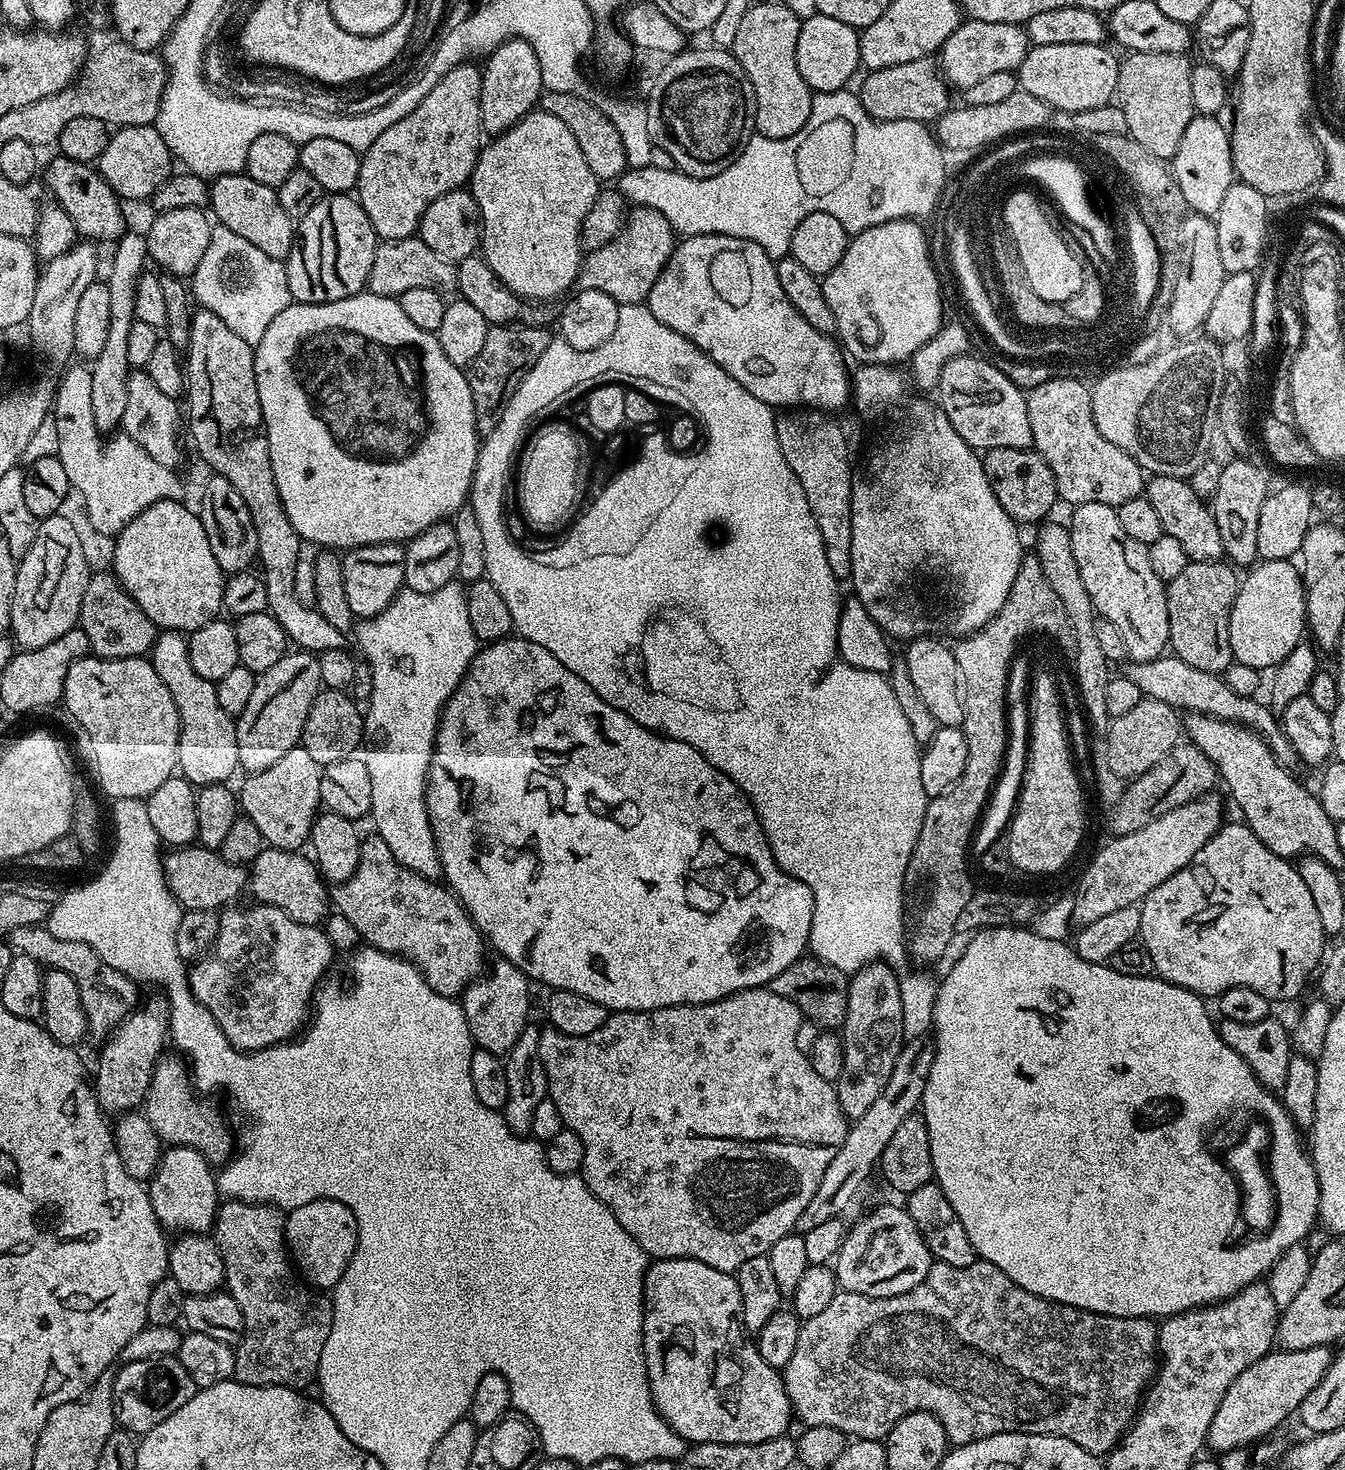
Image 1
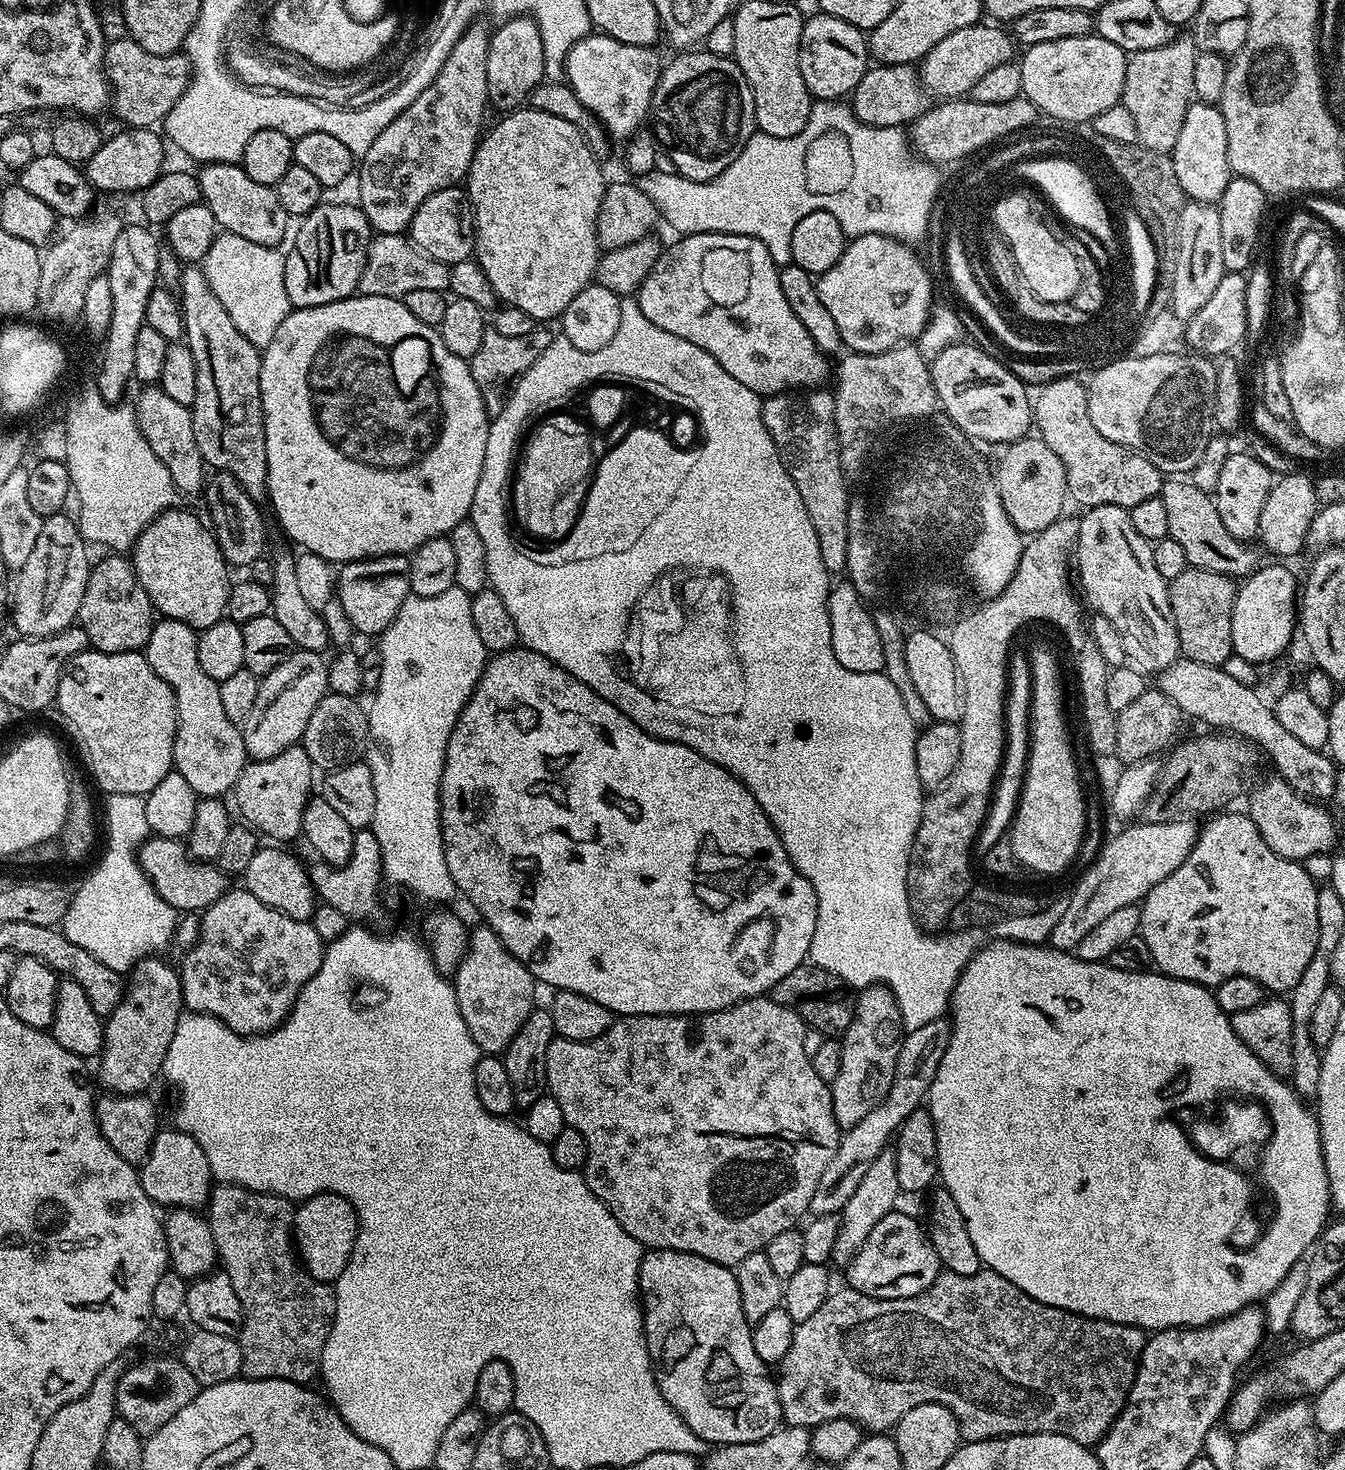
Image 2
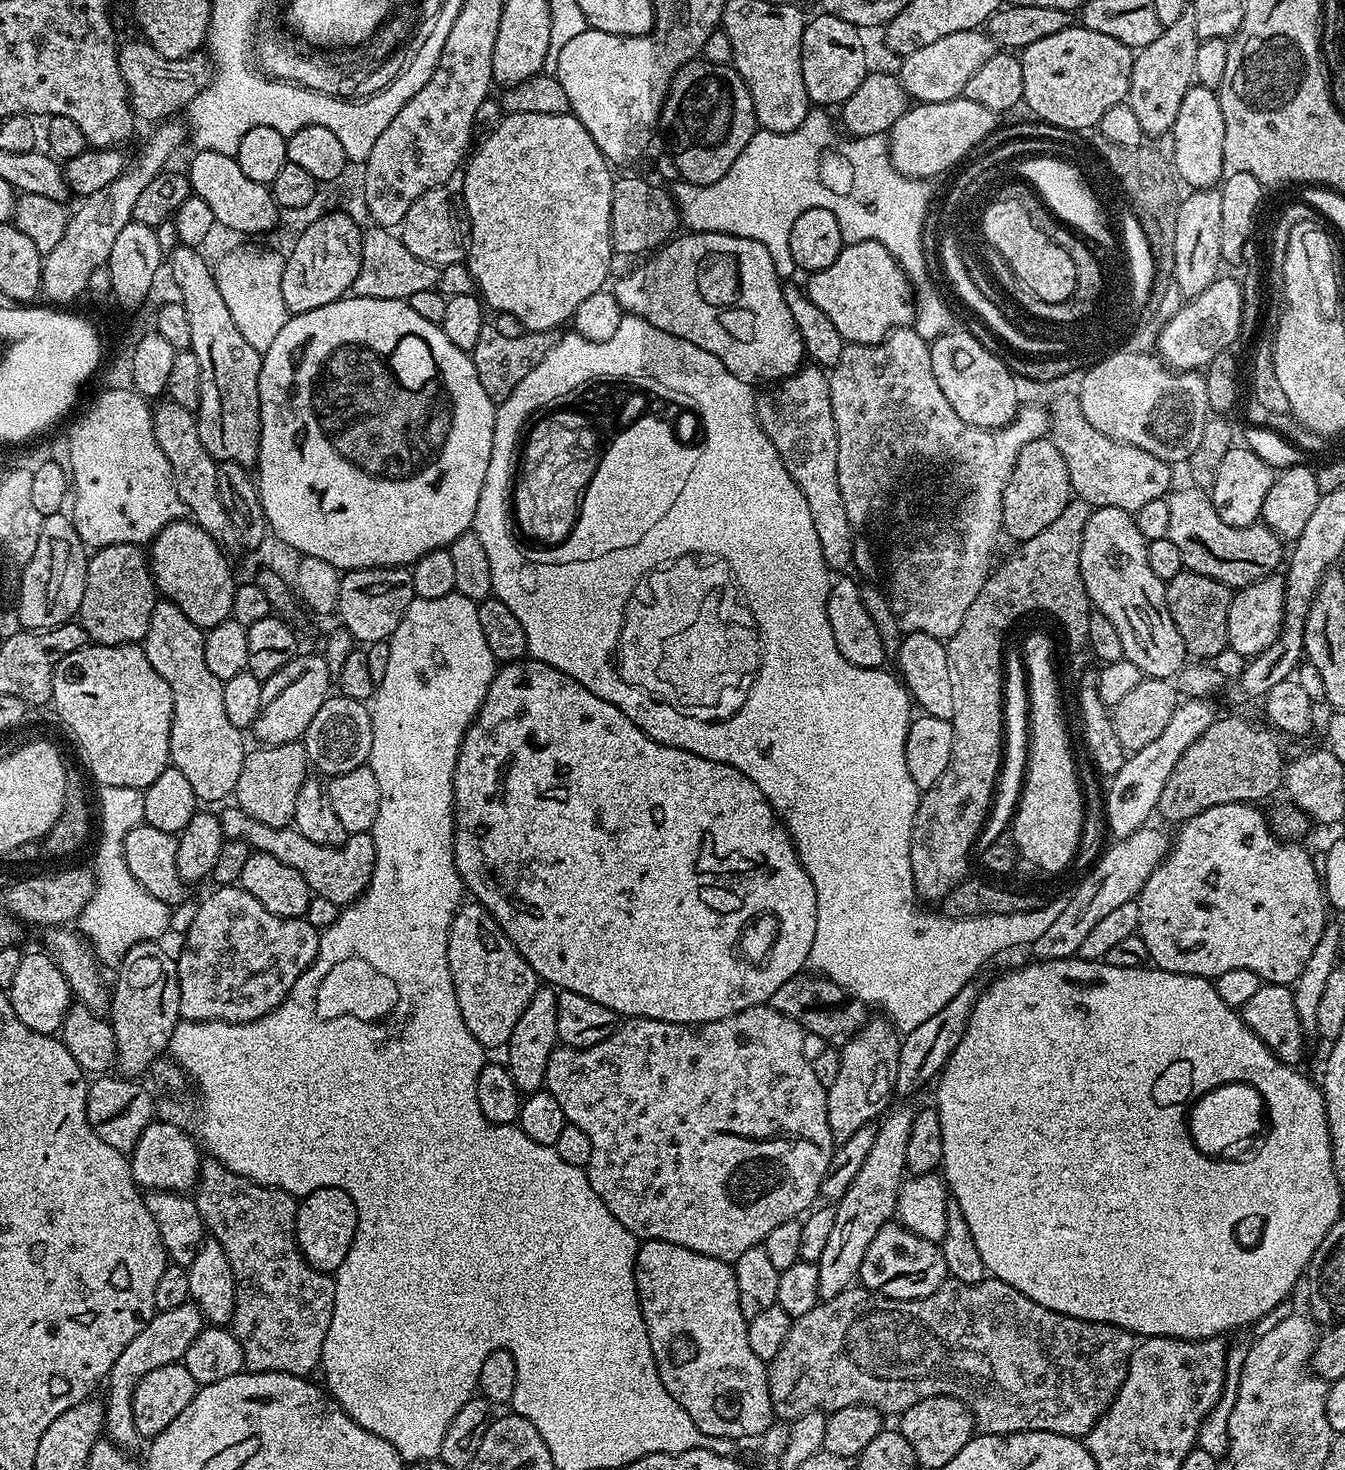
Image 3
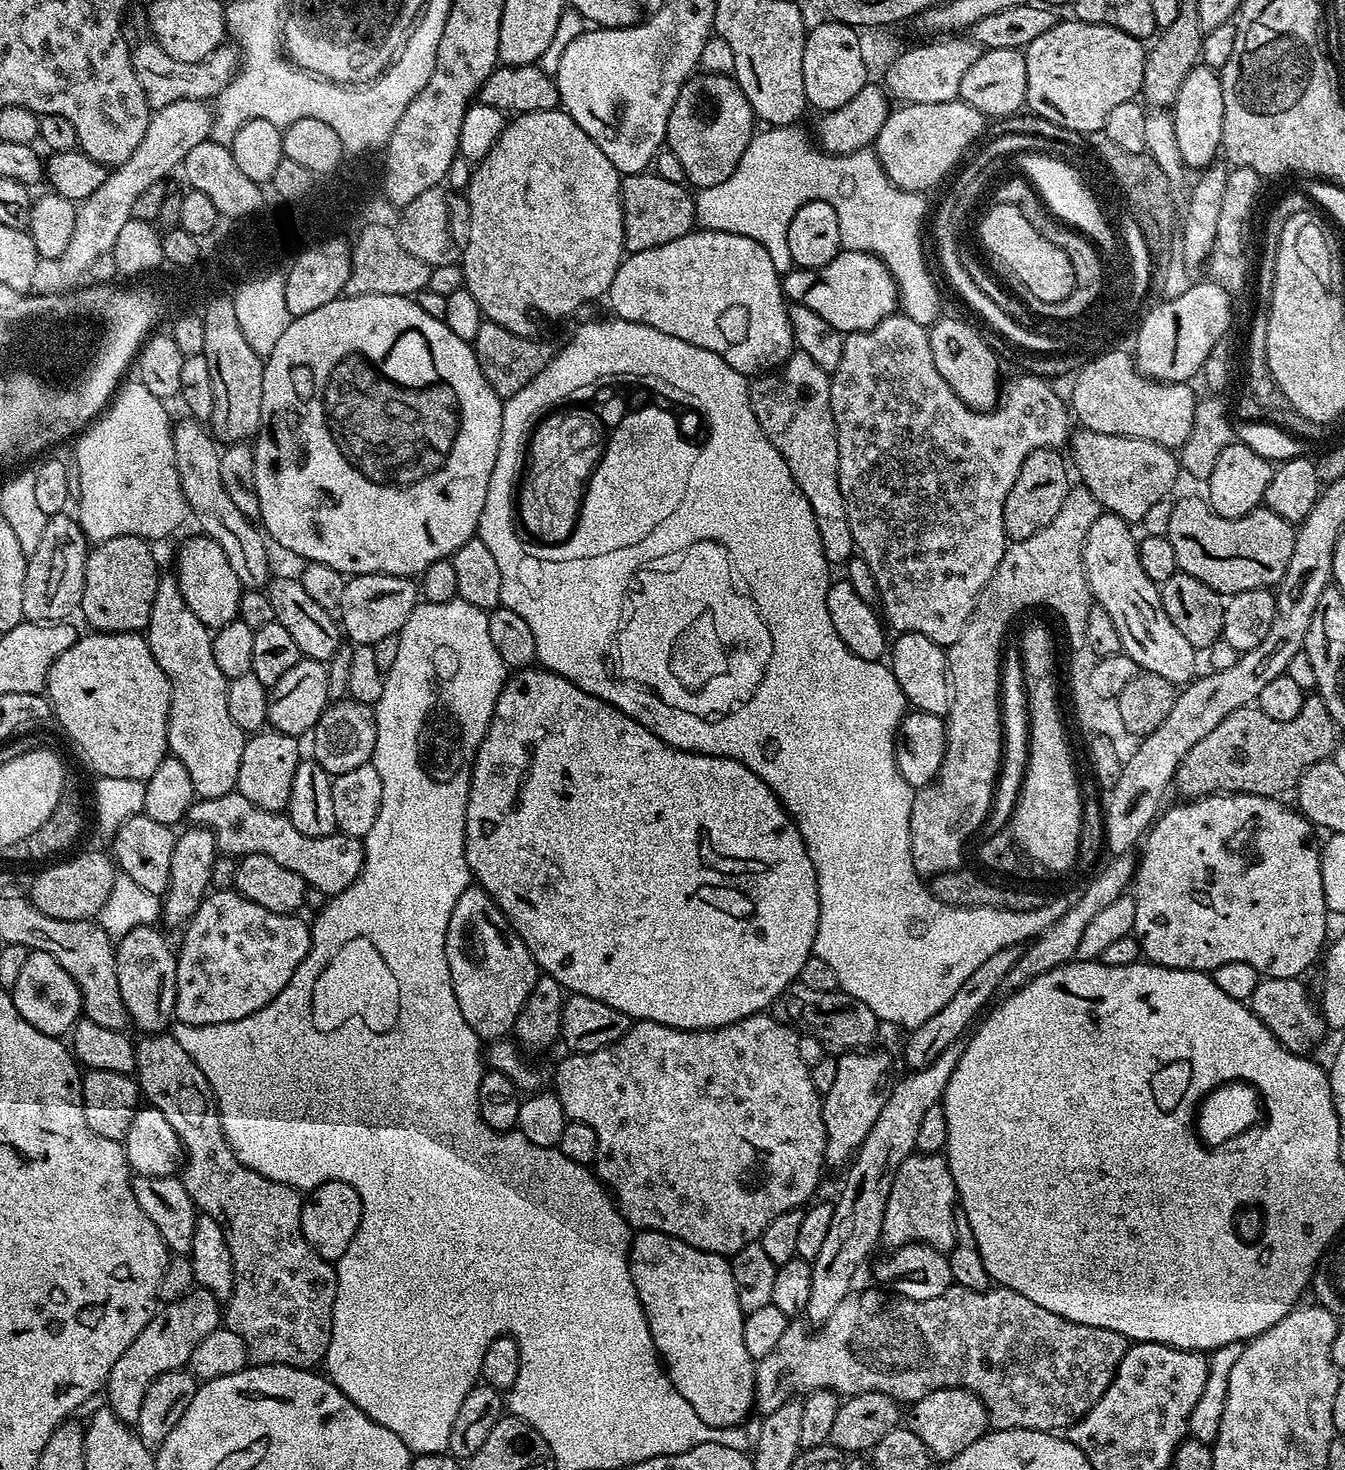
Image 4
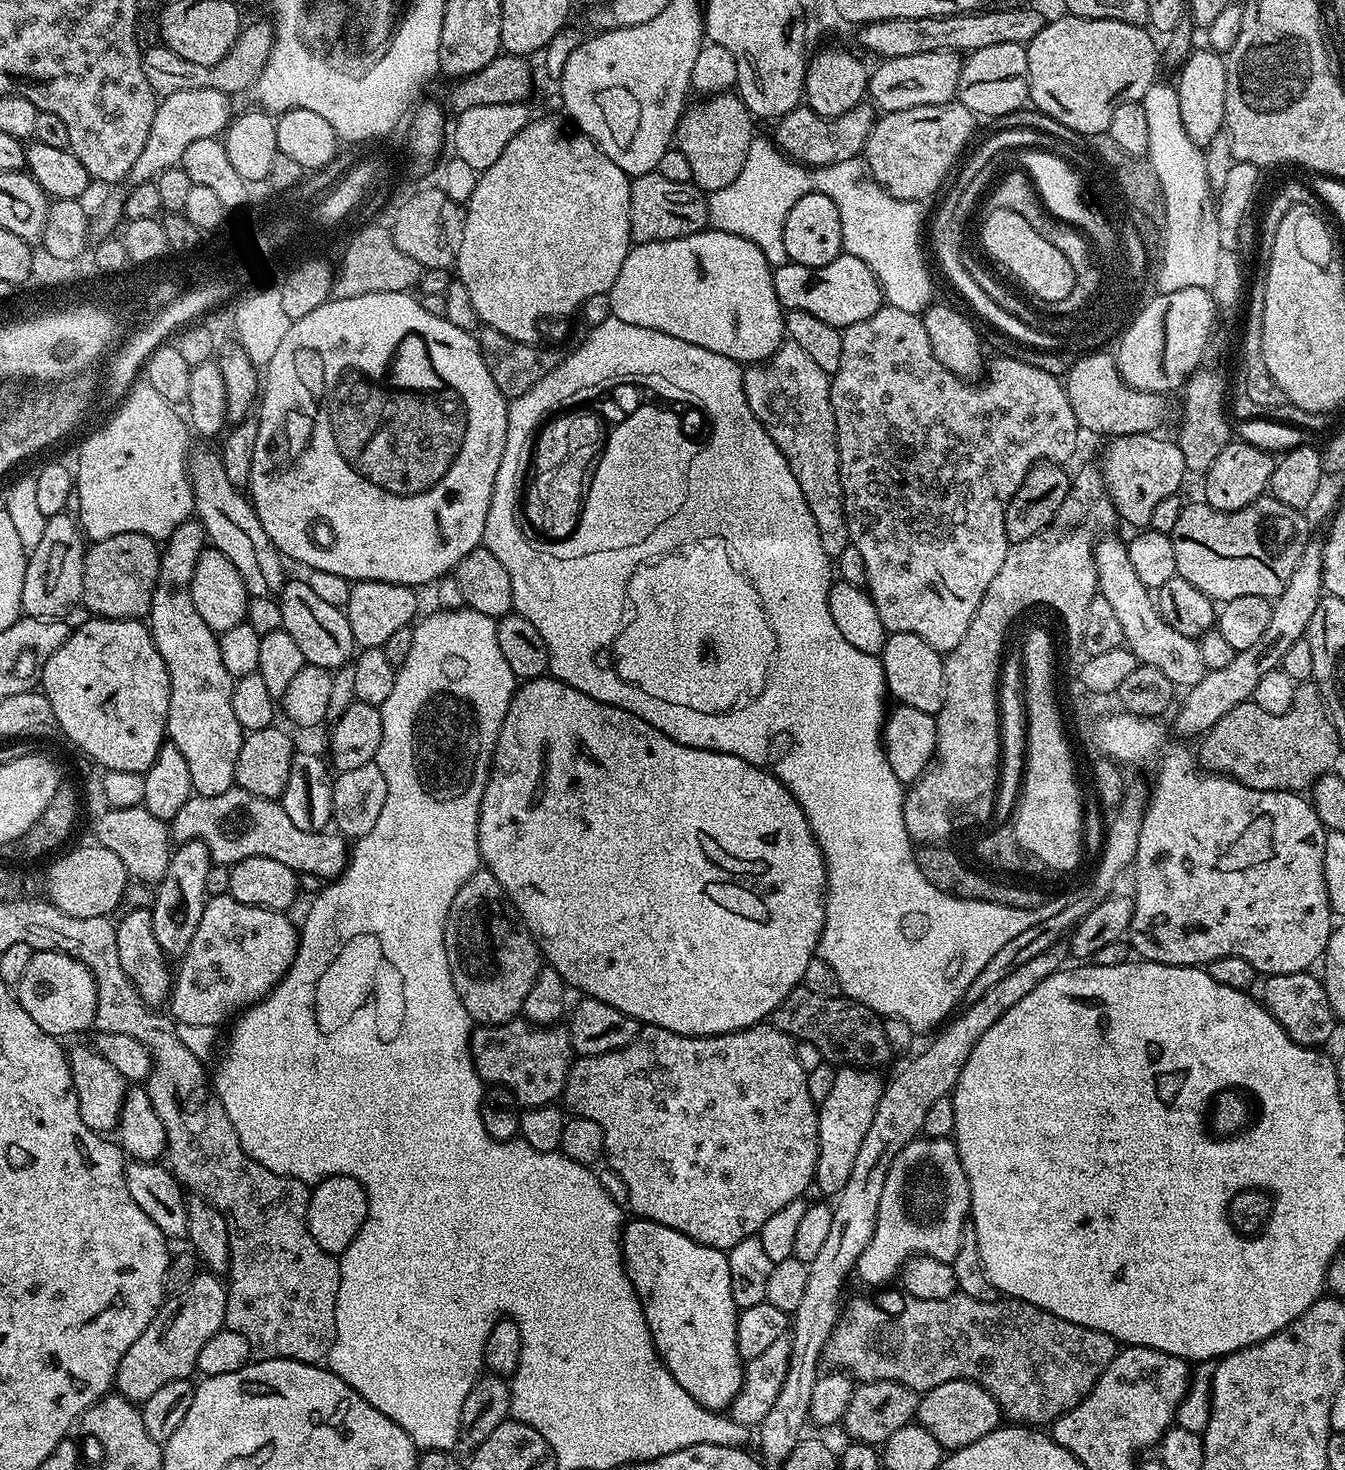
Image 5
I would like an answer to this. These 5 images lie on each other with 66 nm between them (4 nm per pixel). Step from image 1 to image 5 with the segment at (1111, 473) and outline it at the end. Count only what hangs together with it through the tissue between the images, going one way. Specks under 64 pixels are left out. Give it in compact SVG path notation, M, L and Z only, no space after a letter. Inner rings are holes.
M1139 432L1138 434L1126 434L1125 436L1114 436L1107 441L1108 449L1104 452L1104 485L1110 494L1110 498L1116 507L1116 515L1121 521L1133 524L1133 529L1144 530L1151 525L1154 506L1162 502L1162 498L1170 498L1177 495L1181 490L1180 483L1186 477L1182 450L1175 439L1163 440L1160 434L1150 432Z

